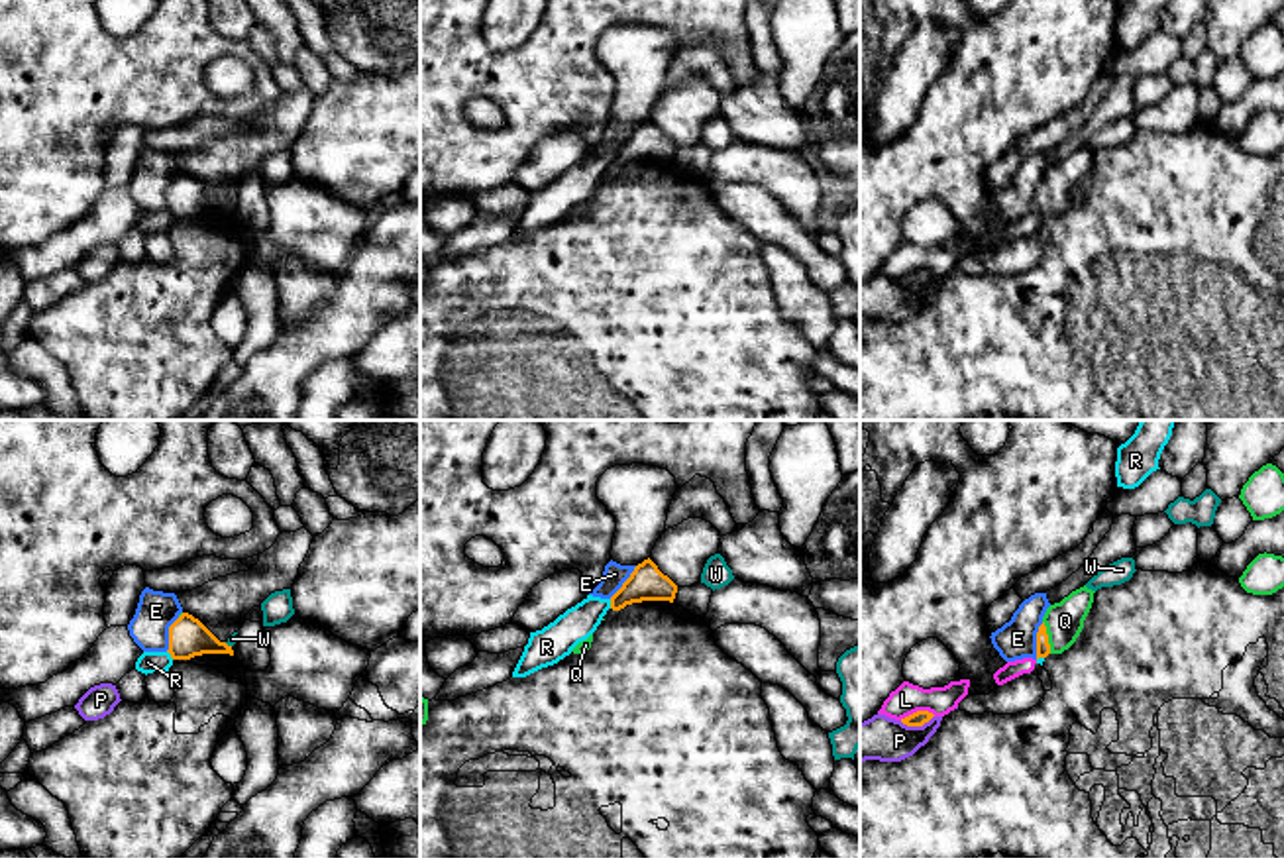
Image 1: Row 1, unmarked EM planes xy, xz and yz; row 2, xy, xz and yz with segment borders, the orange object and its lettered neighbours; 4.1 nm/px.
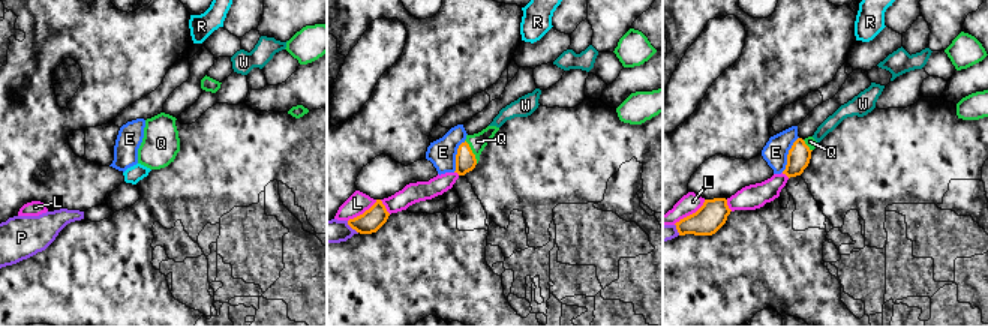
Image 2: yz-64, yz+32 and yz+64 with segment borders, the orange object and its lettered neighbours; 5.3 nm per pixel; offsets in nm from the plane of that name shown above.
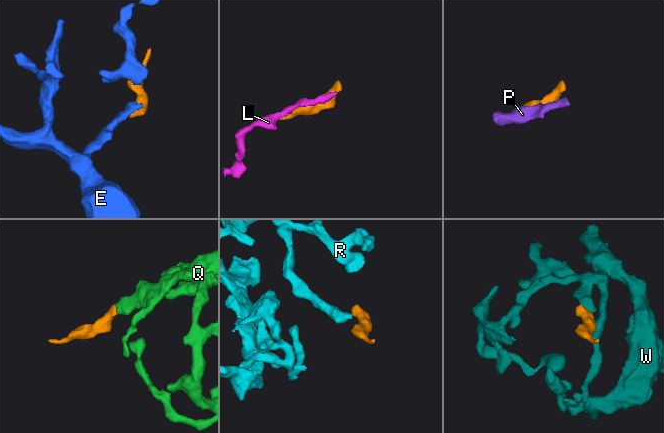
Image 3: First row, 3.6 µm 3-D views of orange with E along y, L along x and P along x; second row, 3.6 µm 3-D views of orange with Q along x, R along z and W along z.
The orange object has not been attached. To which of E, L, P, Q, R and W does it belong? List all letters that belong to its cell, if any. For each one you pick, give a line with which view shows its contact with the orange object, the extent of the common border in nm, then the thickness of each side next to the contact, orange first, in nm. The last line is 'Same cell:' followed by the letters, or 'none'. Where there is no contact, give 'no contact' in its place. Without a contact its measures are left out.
Q: yz | 140 nm | 60/160 nm
Same cell: Q

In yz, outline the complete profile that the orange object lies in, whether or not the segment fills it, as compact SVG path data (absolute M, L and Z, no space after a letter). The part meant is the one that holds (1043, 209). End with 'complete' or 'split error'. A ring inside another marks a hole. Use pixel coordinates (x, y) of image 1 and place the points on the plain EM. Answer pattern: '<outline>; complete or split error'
M1086 145L1046 169L1037 192L1037 220L1068 210L1084 188L1094 153Z; split error

